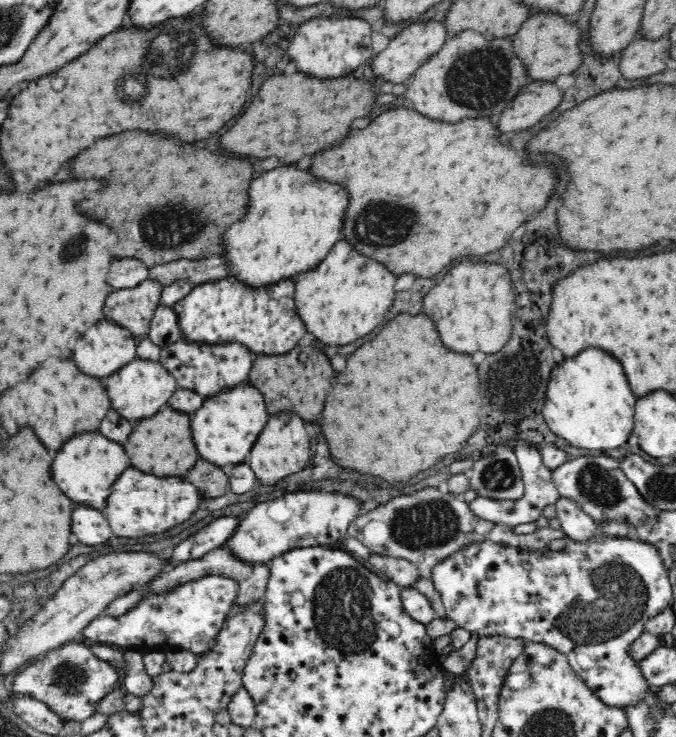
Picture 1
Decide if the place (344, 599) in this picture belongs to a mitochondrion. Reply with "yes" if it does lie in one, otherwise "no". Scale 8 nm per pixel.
yes

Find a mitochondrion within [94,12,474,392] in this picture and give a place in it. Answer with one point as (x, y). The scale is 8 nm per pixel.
(169, 48)

